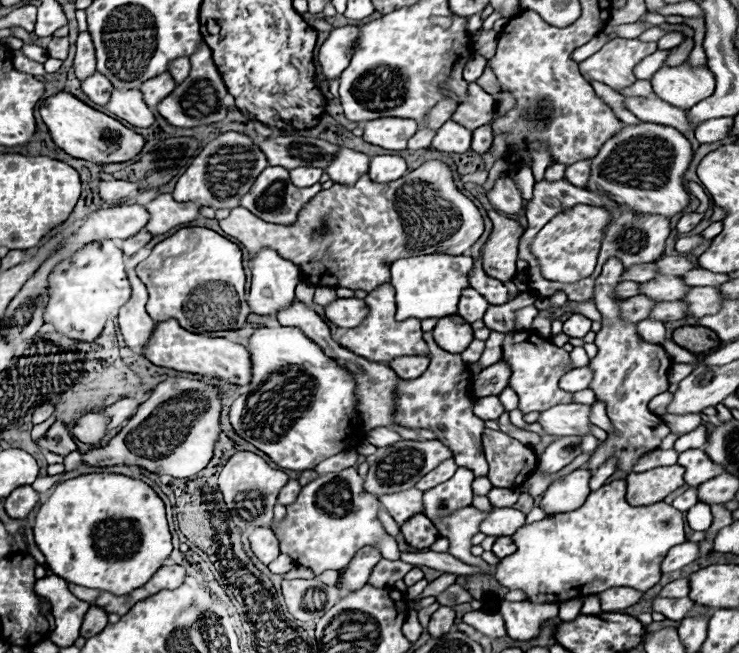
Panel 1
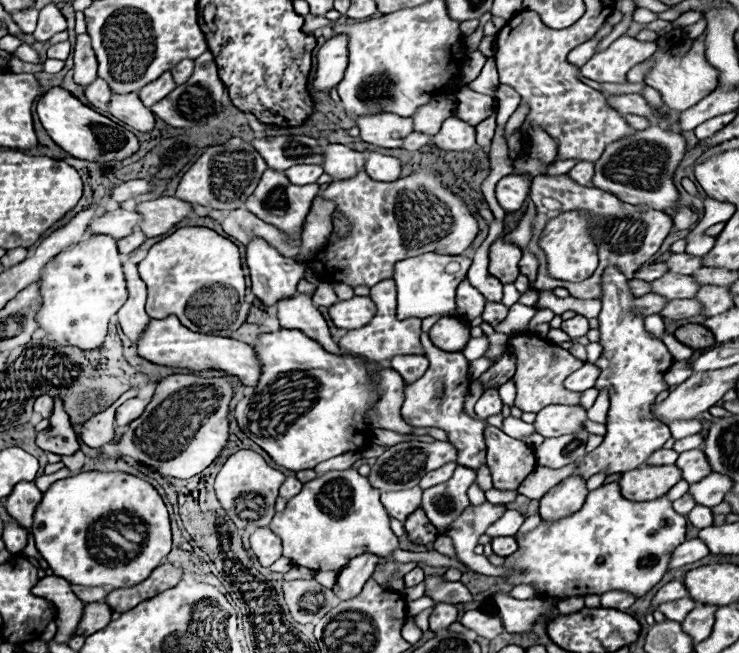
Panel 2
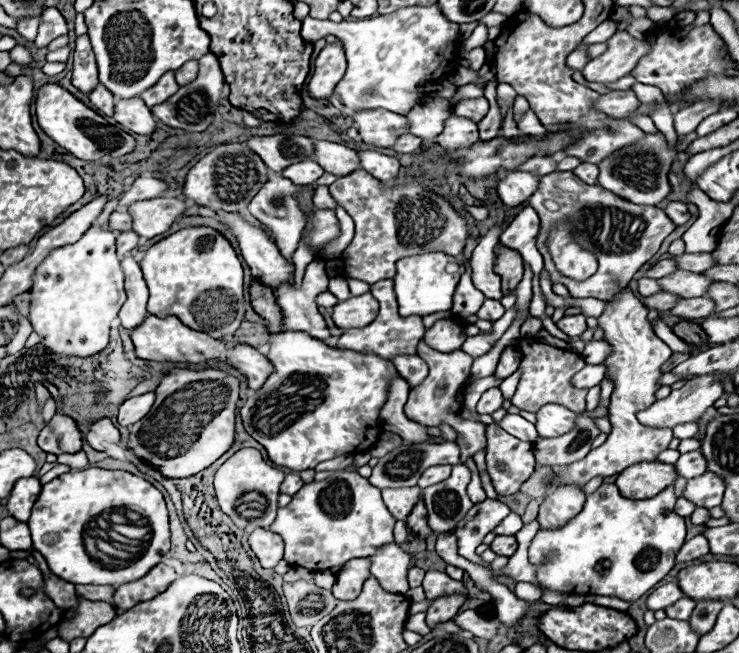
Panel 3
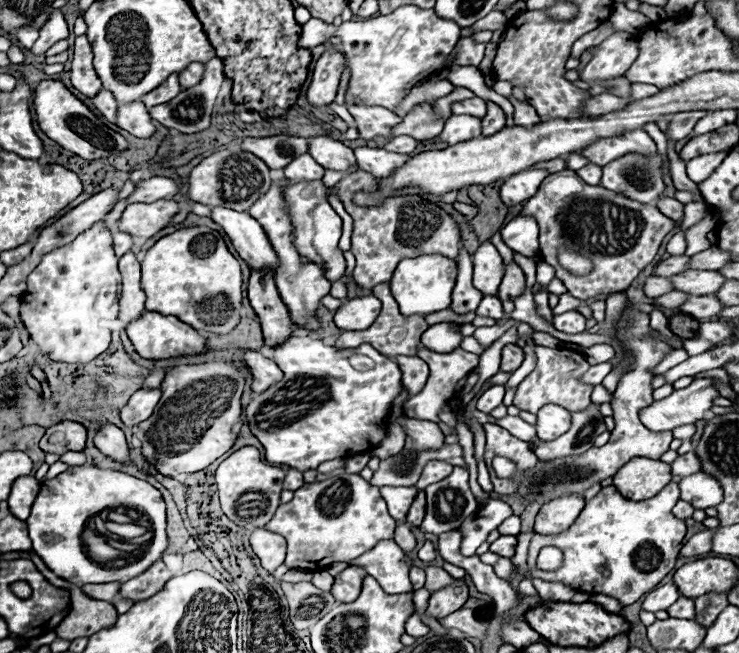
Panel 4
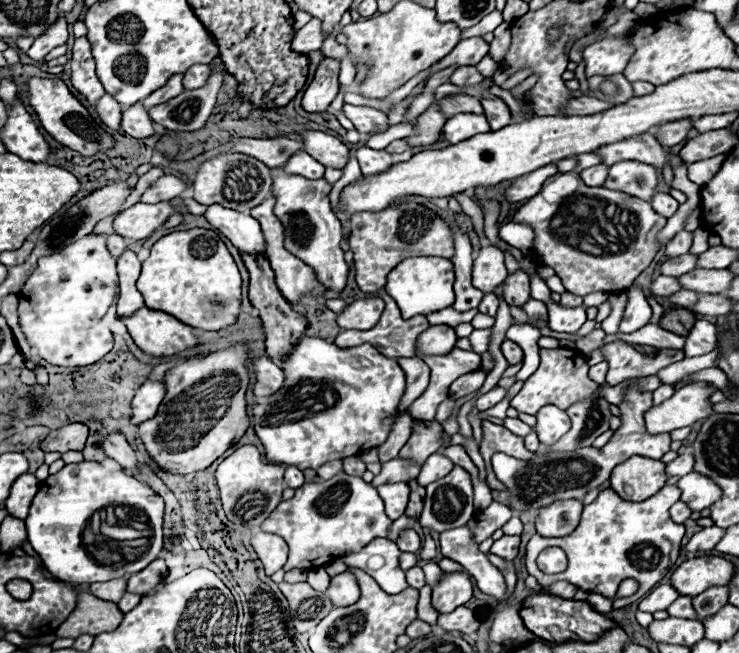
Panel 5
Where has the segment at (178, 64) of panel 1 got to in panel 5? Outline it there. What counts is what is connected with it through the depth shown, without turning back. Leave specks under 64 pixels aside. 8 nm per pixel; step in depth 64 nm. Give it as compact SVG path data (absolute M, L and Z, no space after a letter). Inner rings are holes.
M196 64L192 66L186 74L184 74L184 88L186 90L198 90L202 86L206 86L208 78L210 78L210 64Z

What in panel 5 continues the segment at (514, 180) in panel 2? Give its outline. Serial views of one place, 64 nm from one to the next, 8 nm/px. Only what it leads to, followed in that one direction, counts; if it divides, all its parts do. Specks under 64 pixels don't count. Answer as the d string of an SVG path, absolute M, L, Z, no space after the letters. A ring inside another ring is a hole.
M550 164L550 166L544 166L542 170L534 170L534 174L526 174L522 178L518 178L512 186L508 186L506 200L520 202L520 200L532 198L534 194L538 194L542 190L542 184L554 174L558 174L558 166Z

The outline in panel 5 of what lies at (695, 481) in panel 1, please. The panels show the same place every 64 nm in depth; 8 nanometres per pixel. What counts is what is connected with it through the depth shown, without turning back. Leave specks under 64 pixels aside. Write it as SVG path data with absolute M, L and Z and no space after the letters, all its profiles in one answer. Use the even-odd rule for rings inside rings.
M680 454L672 462L666 464L666 476L684 476L694 470L694 456L692 454Z

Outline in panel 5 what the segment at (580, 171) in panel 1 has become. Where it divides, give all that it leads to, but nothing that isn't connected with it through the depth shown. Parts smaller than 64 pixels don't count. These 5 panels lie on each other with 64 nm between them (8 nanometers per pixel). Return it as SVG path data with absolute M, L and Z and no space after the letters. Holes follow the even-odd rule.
M598 164L598 166L592 166L592 168L582 170L582 172L580 172L580 178L582 178L588 186L602 186L602 184L606 182L608 170L610 170L610 166Z

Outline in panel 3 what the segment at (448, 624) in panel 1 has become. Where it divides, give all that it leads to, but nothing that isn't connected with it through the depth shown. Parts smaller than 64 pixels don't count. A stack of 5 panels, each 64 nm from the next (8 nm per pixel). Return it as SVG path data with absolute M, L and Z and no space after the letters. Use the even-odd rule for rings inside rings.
M448 594L448 596L438 596L432 600L430 608L426 610L426 622L432 626L436 622L448 622L458 614L460 606L466 602L464 594Z

